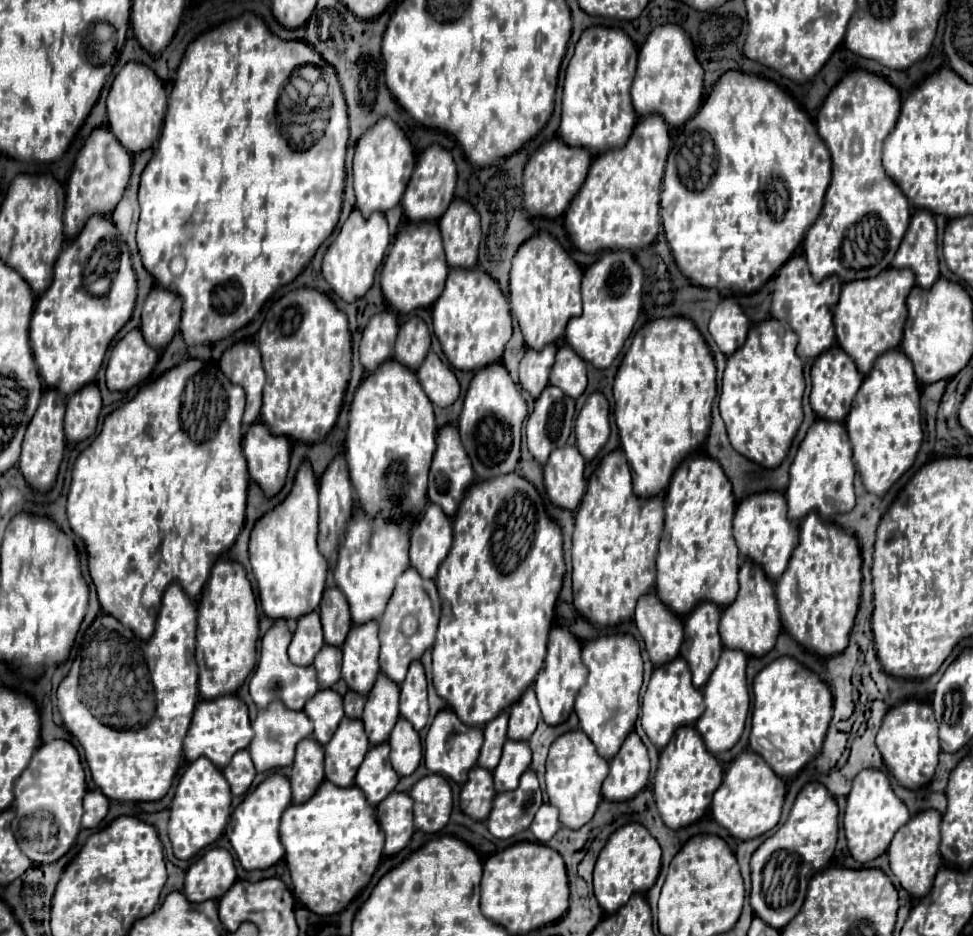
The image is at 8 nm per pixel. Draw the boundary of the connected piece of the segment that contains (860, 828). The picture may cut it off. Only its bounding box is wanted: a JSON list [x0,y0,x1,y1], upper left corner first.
[843,769,911,863]

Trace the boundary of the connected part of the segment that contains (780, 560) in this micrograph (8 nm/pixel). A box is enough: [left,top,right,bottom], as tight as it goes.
[733,491,799,581]

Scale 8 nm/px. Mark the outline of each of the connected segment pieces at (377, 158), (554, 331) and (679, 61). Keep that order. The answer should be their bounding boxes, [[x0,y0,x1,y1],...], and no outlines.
[[353,117,415,217],[511,231,581,349],[631,25,703,127]]

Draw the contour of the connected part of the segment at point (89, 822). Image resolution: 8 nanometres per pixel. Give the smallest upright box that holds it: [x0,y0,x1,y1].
[83,789,109,829]

